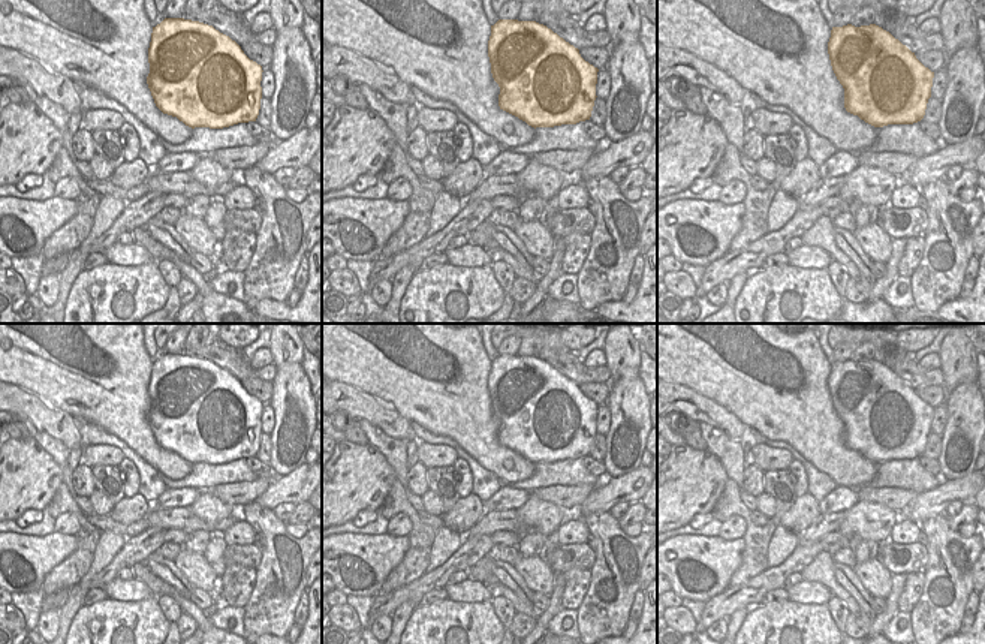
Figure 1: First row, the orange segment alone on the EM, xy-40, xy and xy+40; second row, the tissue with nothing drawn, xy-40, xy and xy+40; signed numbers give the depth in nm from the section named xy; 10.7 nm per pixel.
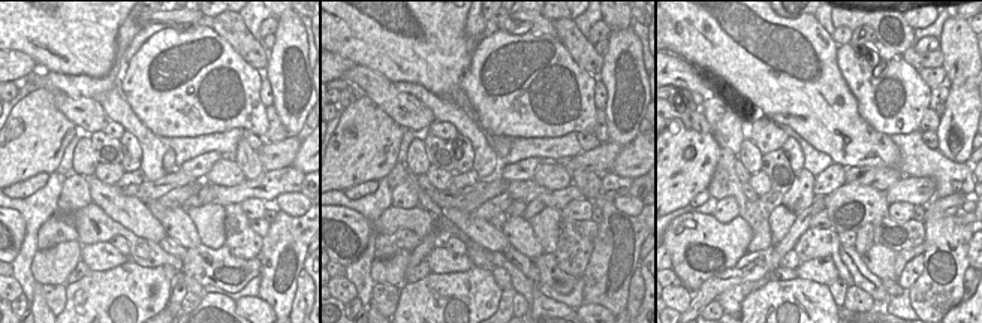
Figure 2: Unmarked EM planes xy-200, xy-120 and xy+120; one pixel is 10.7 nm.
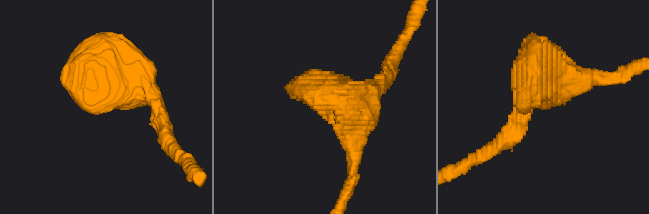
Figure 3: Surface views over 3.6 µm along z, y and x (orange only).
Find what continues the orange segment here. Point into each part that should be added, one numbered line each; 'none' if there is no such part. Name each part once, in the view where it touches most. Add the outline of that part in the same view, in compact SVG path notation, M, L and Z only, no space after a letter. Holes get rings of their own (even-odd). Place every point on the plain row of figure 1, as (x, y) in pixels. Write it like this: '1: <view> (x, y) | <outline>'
none

